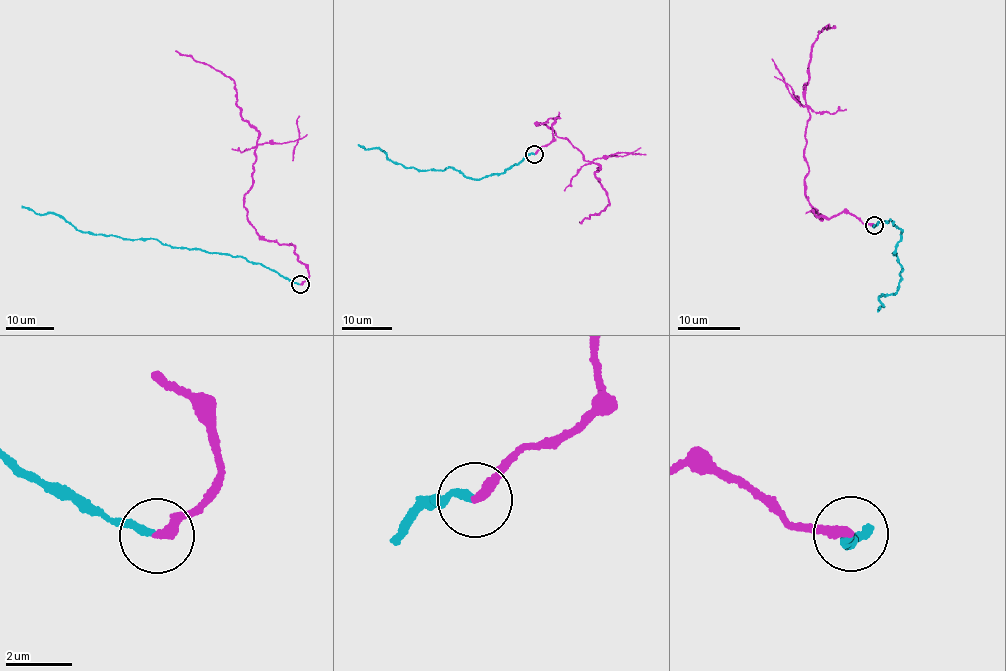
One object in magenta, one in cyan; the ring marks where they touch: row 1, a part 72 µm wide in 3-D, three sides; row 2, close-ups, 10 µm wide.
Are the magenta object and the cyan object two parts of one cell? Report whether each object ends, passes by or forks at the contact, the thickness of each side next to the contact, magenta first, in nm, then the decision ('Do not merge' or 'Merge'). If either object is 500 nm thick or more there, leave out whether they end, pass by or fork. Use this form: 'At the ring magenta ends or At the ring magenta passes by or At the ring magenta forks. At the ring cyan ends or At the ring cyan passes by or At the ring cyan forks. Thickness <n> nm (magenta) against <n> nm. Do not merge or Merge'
At the ring magenta ends. At the ring cyan ends. Thickness 320 nm (magenta) against 240 nm. Do not merge

